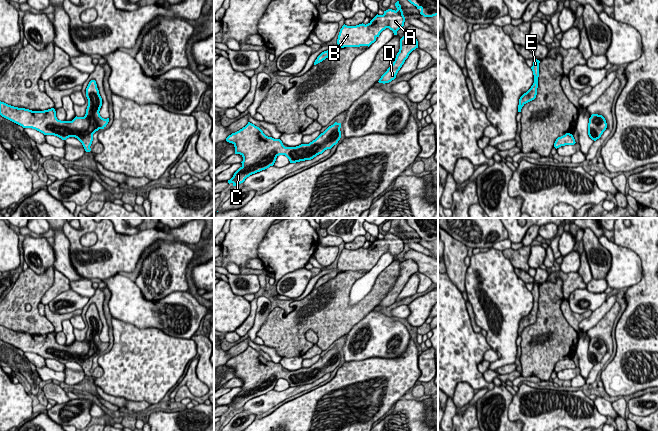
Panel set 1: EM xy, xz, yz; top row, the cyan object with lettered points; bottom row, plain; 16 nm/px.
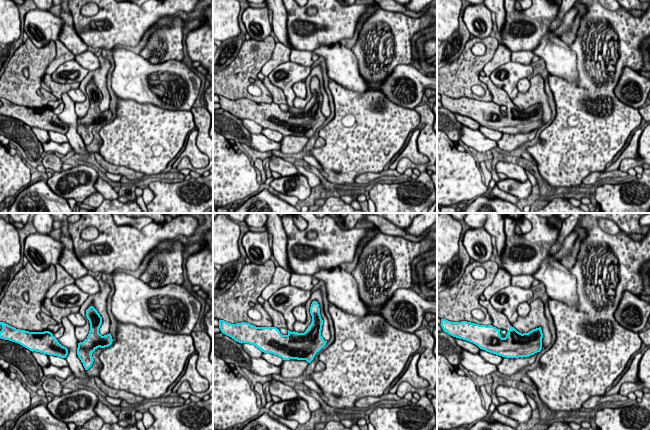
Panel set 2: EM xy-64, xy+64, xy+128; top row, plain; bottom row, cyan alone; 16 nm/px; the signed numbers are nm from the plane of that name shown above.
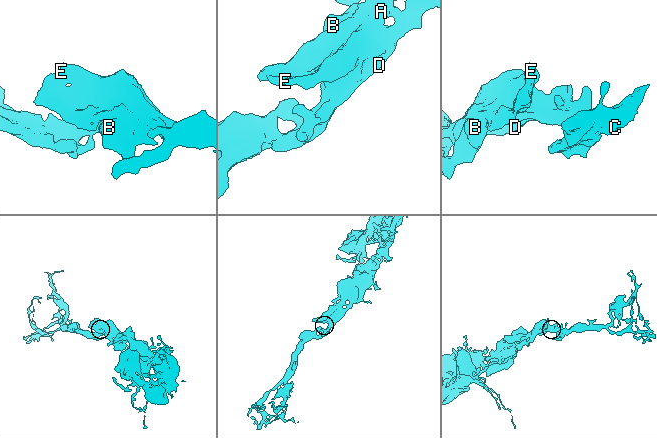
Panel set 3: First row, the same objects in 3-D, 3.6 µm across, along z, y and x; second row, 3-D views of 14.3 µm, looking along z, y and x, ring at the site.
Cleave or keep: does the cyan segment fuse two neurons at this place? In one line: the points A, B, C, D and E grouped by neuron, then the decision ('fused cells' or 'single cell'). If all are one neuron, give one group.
A B C D E | single cell

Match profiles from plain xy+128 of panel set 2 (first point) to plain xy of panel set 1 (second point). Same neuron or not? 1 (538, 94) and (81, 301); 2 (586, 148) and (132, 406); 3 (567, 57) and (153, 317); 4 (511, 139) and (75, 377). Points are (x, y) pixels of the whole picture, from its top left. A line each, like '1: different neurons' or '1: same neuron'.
1: different neurons
2: different neurons
3: same neuron
4: same neuron

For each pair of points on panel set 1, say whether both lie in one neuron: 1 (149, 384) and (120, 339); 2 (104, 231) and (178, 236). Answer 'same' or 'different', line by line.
1: same
2: same

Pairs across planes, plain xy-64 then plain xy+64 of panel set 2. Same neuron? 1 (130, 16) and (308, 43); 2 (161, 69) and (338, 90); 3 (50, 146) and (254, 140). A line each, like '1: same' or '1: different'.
1: same
2: different
3: same

